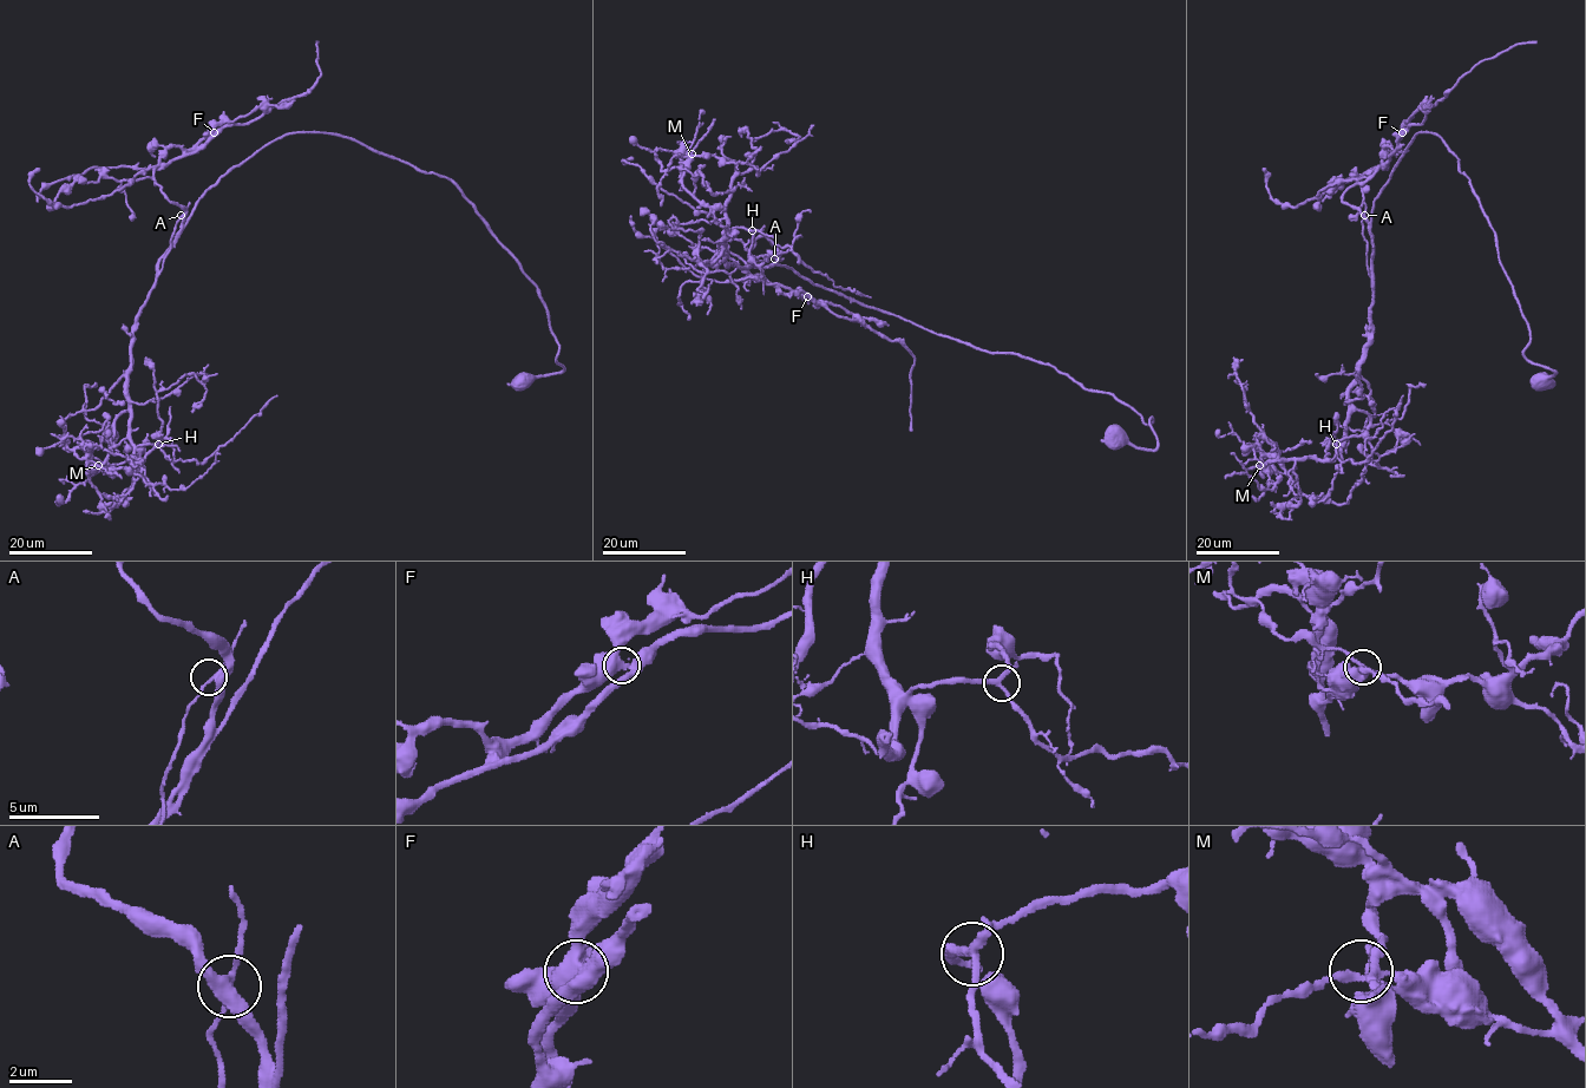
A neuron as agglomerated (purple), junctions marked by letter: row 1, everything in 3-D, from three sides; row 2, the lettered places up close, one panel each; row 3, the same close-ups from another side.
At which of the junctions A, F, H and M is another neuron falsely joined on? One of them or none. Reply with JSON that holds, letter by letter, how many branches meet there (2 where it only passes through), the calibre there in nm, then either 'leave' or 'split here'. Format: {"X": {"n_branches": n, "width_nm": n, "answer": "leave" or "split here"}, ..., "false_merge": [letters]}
{"A": {"n_branches": 4, "width_nm": 300, "answer": "leave"}, "F": {"n_branches": 4, "width_nm": 480, "answer": "split here"}, "H": {"n_branches": 4, "width_nm": 260, "answer": "leave"}, "M": {"n_branches": 4, "width_nm": 260, "answer": "leave"}, "false_merge": ["F"]}

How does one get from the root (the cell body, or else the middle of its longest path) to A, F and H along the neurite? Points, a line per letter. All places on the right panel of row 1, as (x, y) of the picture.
A: (1539, 381), (1555, 372), (1524, 354), (1529, 332), (1496, 236), (1439, 136), (1413, 138), (1370, 227), (1364, 215)
F: (1539, 381), (1555, 372), (1524, 354), (1496, 236), (1439, 136), (1413, 138), (1370, 227), (1342, 201), (1402, 132)
H: (1539, 381), (1555, 372), (1524, 354), (1479, 197), (1420, 132), (1374, 202), (1368, 343), (1336, 444)

